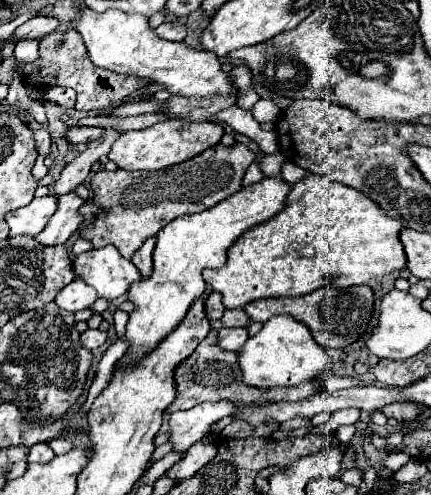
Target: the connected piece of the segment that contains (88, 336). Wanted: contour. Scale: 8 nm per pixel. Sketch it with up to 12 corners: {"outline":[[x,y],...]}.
{"outline":[[85,330],[81,344],[95,350],[107,342],[107,332]]}

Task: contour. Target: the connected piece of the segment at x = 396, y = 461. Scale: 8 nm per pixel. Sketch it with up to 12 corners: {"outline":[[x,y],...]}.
{"outline":[[403,452],[387,454],[383,466],[389,470],[399,470],[411,458]]}

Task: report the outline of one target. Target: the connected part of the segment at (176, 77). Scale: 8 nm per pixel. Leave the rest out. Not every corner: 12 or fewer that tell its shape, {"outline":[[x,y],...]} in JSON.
{"outline":[[83,10],[95,66],[151,78],[177,96],[237,88],[219,58],[167,42],[149,18]]}

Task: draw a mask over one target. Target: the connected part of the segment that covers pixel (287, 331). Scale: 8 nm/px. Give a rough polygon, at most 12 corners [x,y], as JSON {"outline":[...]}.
{"outline":[[273,316],[237,356],[243,382],[297,386],[331,364],[307,326]]}

